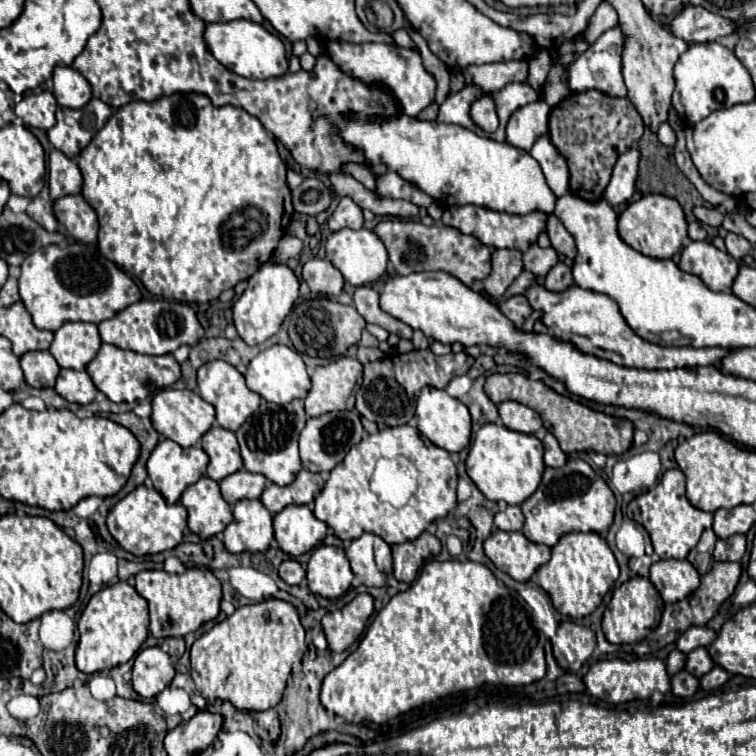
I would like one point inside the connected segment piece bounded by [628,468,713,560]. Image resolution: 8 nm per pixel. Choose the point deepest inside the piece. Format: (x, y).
(675, 526)

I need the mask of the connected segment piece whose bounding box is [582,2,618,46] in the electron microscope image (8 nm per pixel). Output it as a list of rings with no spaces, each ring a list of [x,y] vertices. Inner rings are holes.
[[[602,2],[598,8],[596,8],[596,14],[592,14],[592,18],[588,20],[588,26],[582,34],[582,38],[592,46],[600,34],[604,34],[608,28],[616,26],[618,24],[618,14],[616,10],[608,4],[608,2]]]

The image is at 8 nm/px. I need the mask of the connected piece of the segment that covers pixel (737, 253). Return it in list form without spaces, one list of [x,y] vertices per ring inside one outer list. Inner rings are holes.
[[[728,232],[728,234],[724,236],[724,244],[726,244],[728,254],[734,256],[736,260],[744,258],[744,256],[752,250],[752,244],[750,244],[744,236],[736,236],[736,234],[732,234],[732,232]]]

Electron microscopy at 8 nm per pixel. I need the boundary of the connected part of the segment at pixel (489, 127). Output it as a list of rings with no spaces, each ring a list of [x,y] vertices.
[[[482,96],[476,104],[472,104],[472,120],[486,132],[494,132],[498,128],[498,116],[490,96]]]

